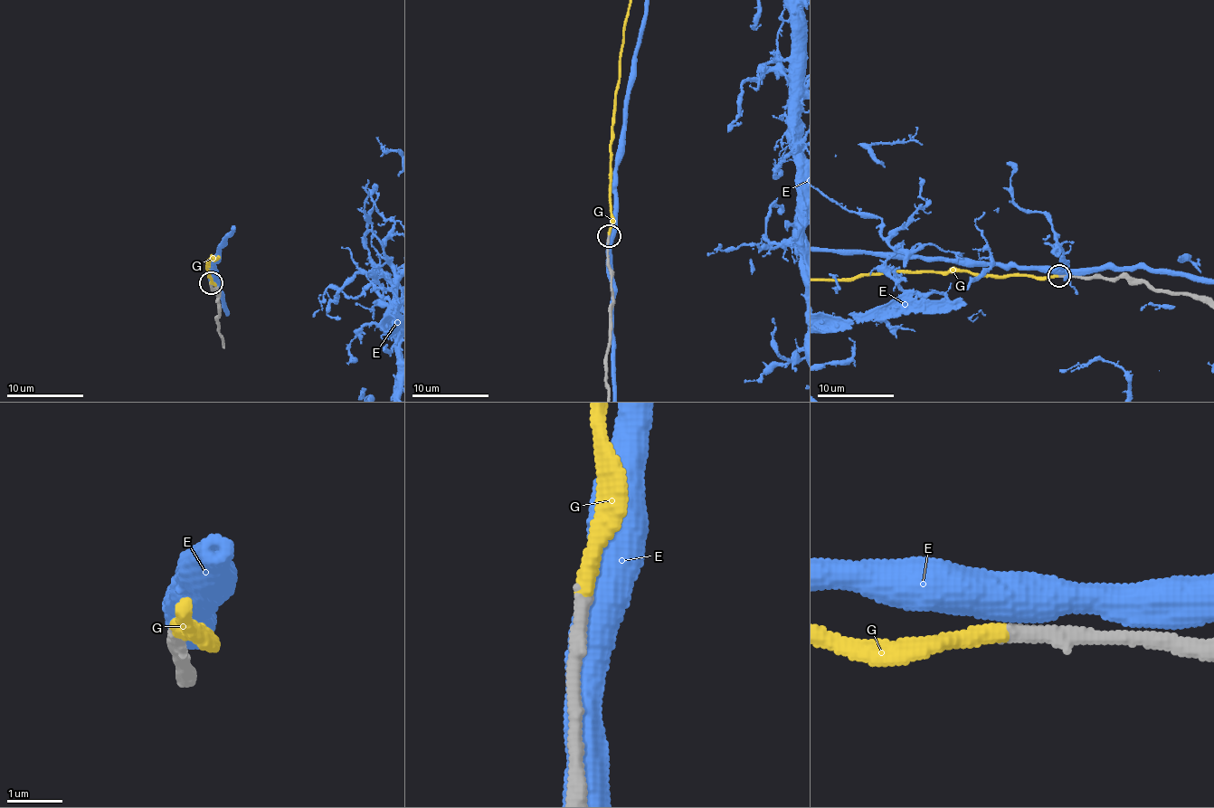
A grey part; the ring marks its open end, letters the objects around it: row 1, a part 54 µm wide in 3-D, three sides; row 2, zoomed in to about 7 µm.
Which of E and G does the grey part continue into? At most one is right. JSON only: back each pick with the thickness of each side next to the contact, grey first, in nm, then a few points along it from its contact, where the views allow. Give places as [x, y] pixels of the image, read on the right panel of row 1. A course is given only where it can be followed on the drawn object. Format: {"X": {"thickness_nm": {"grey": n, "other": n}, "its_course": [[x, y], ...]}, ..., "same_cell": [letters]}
{"G": {"thickness_nm": {"grey": 280, "other": 320}}, "same_cell": ["G"]}

